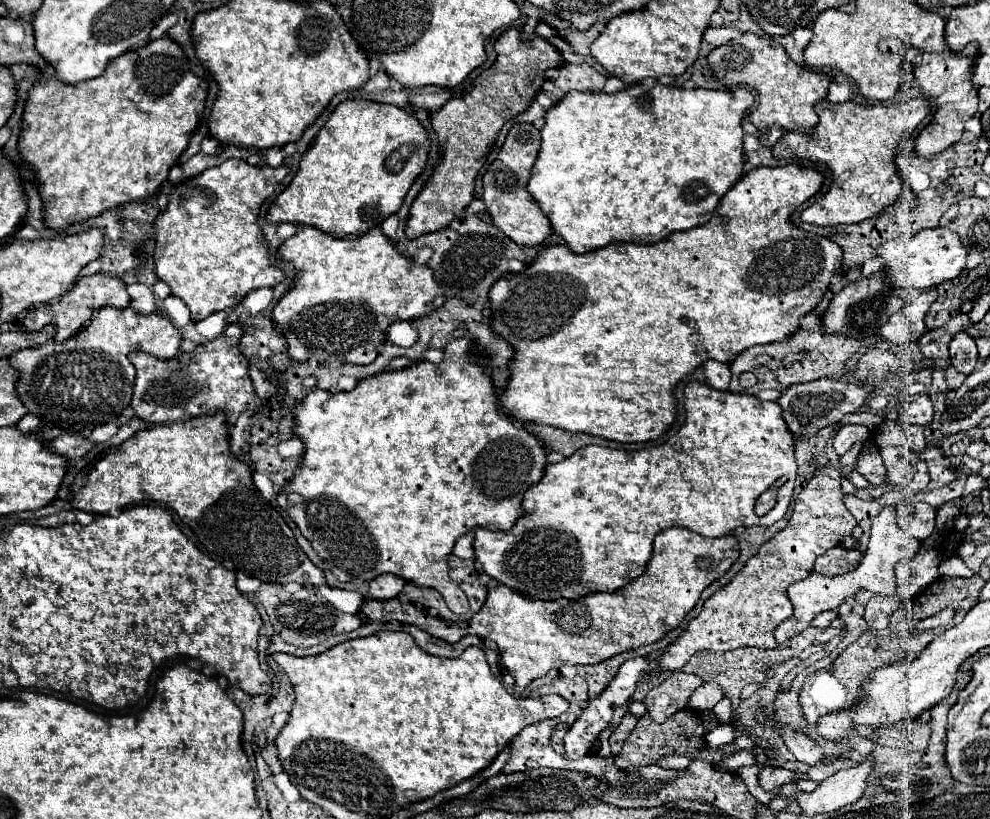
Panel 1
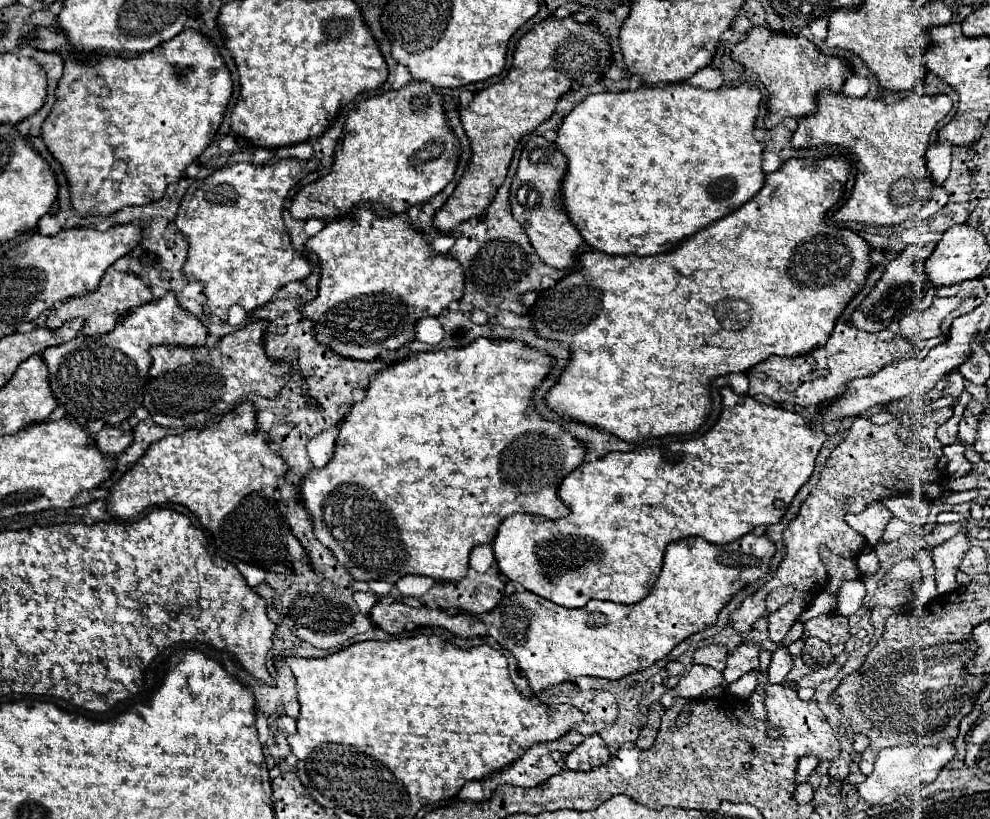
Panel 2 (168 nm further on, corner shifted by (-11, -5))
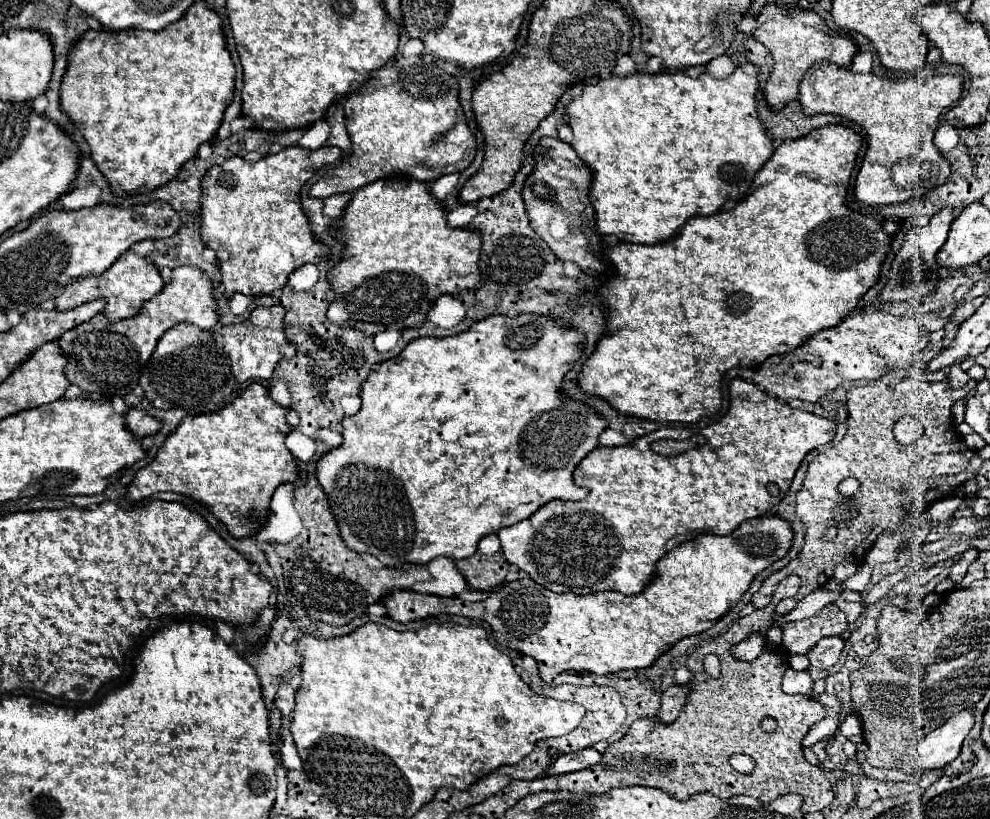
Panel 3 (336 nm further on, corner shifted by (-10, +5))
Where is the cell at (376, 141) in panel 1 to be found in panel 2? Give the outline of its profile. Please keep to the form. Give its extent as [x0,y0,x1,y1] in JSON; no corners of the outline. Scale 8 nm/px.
[290,80,456,220]

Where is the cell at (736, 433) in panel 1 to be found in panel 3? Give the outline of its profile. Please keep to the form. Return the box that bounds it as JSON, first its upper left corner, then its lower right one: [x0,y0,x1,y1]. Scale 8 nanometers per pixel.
[499,378,835,594]

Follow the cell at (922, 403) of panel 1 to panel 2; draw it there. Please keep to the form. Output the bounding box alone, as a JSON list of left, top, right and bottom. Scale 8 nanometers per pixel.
[732,400,952,644]

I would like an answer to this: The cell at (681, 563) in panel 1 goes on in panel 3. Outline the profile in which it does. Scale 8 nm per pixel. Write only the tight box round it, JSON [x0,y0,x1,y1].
[381,516,793,682]

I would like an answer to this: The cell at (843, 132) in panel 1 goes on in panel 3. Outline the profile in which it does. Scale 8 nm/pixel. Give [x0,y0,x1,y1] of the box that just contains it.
[799,62,963,206]

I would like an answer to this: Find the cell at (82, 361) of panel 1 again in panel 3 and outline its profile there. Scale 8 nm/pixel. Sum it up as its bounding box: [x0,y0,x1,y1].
[57,266,219,400]

